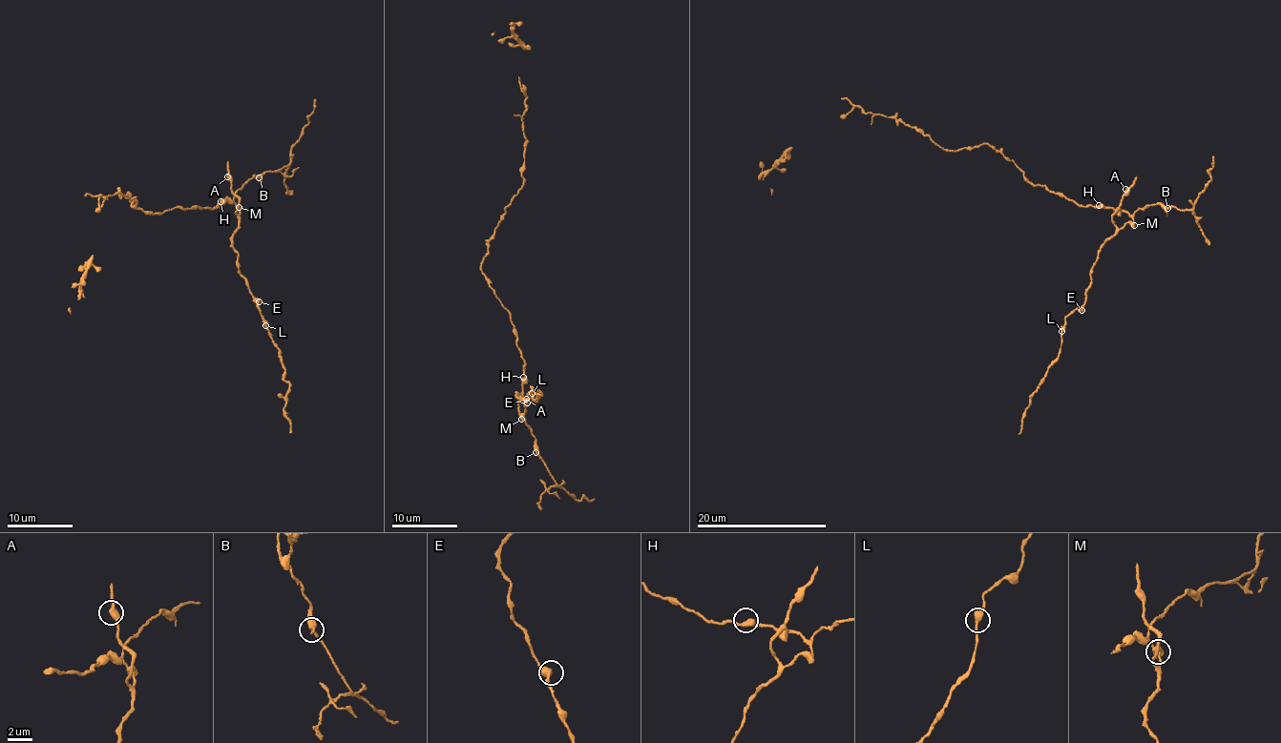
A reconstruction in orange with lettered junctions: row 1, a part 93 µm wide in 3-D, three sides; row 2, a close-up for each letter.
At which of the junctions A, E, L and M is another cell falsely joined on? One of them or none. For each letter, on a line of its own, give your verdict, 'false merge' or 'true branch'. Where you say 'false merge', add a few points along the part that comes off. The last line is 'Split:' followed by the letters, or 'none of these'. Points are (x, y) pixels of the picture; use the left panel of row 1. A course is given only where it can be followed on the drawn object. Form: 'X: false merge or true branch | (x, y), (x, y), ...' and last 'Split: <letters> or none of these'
A: true branch
E: true branch
L: true branch
M: false merge | (239, 208), (225, 199), (151, 215), (128, 192), (134, 207), (135, 197), (118, 193), (84, 195)
Split: M

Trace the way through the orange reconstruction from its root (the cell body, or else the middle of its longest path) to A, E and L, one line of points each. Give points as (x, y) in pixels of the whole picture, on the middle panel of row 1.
A: (499, 300), (514, 326), (524, 361), (517, 408), (520, 414), (533, 399), (526, 399)
E: (499, 300), (524, 361), (520, 414), (524, 402), (515, 394), (527, 402)
L: (499, 300), (524, 361), (520, 414), (524, 402), (519, 393), (514, 396), (521, 401), (532, 393)

